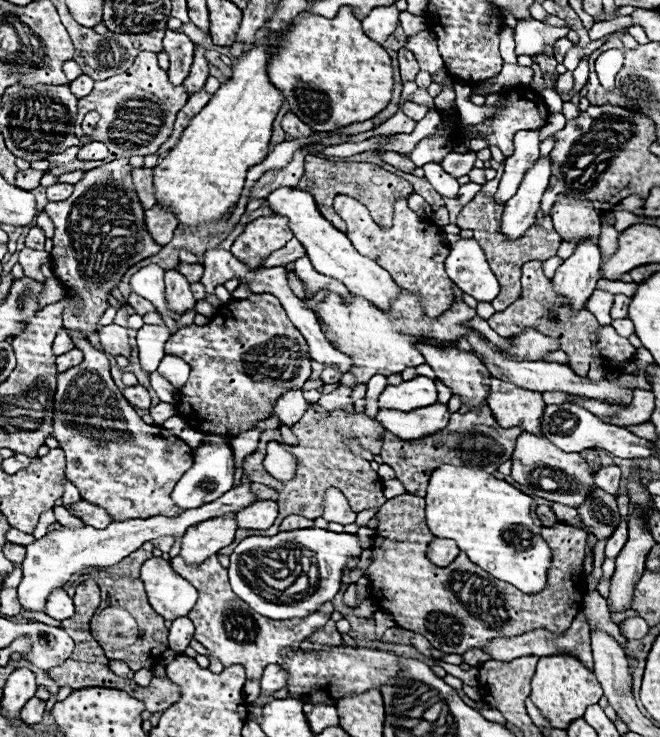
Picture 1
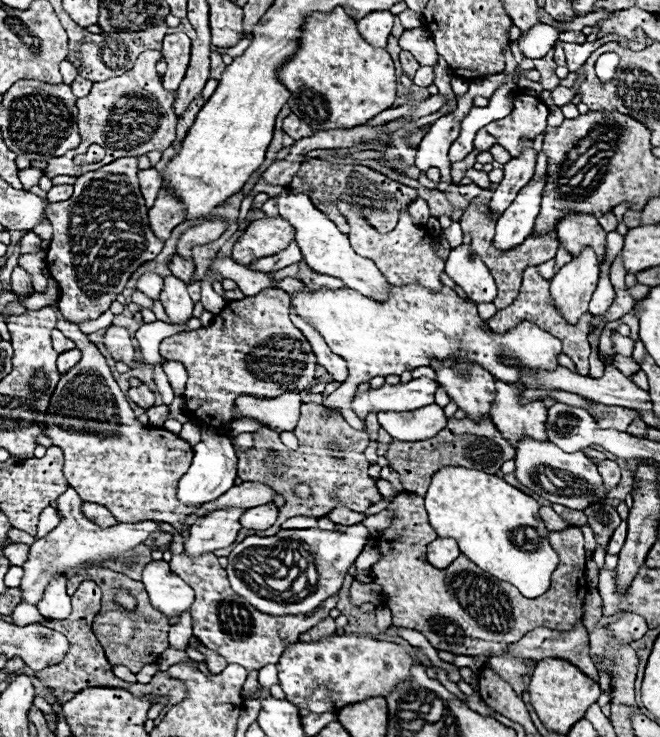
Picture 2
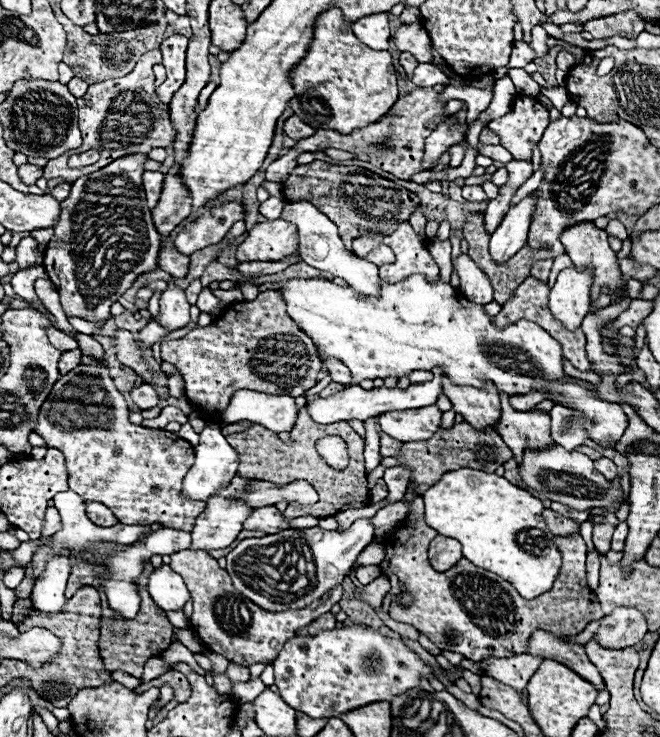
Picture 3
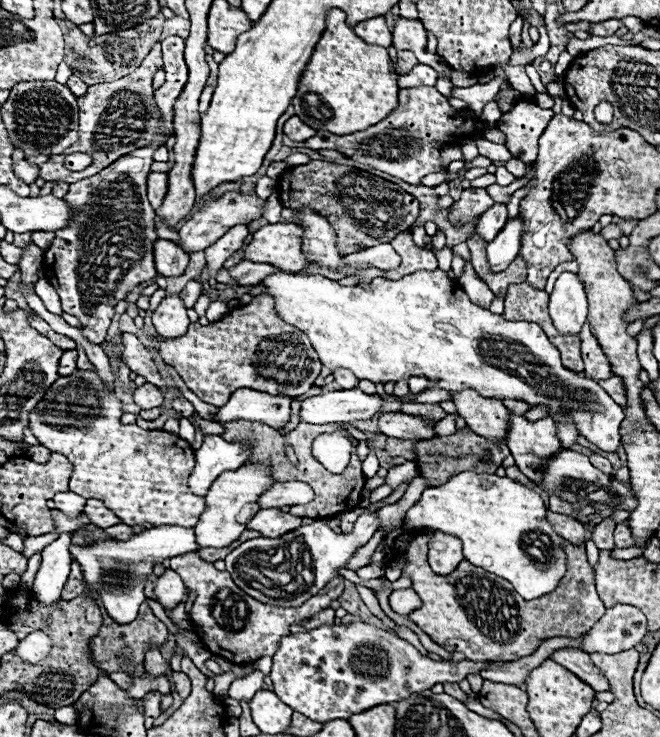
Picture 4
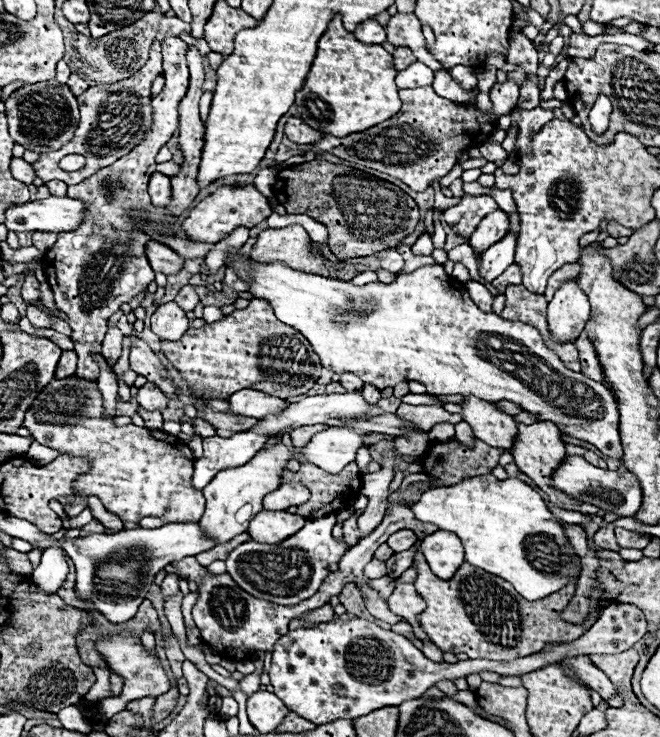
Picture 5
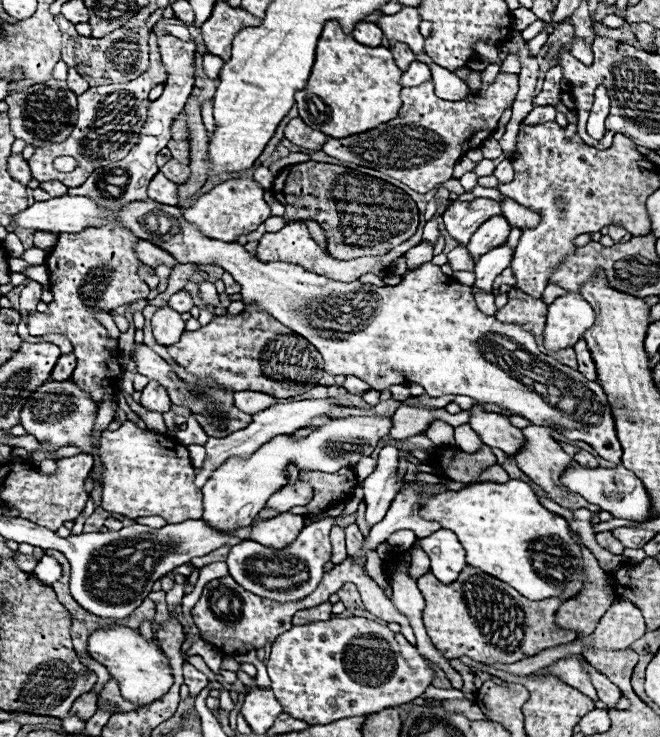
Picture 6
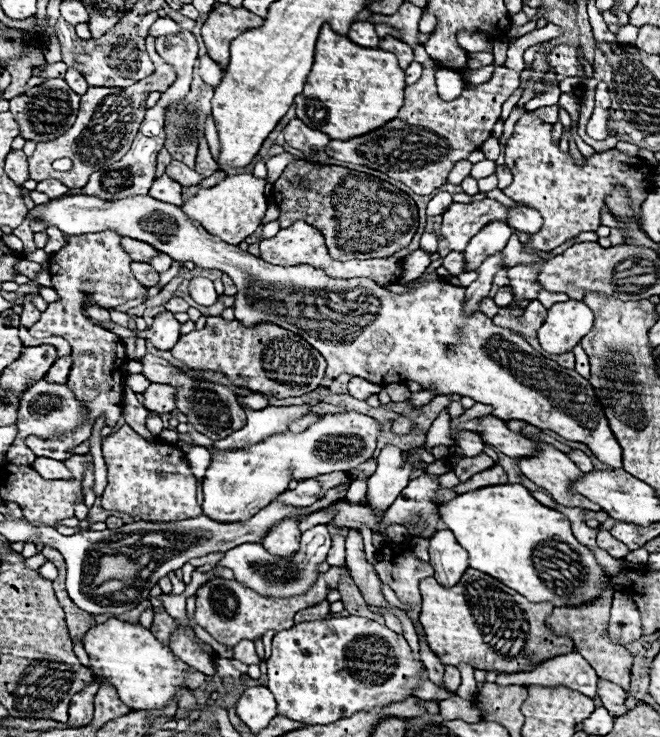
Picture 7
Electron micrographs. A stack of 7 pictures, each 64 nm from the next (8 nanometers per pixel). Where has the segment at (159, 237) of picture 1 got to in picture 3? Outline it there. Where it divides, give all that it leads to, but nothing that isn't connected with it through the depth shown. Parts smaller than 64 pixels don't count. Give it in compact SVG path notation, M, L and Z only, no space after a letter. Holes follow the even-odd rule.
M178 166L164 178L164 186L160 192L160 200L152 210L152 220L162 238L168 238L170 232L190 216L190 194L182 180L178 180Z

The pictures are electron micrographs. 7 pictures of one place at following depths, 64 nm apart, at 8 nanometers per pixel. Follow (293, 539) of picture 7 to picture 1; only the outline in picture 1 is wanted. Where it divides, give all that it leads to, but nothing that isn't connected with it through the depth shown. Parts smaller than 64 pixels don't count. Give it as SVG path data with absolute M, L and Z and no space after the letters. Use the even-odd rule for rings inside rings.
M258 500L236 512L236 524L246 530L266 530L274 524L276 516L278 508L274 500Z

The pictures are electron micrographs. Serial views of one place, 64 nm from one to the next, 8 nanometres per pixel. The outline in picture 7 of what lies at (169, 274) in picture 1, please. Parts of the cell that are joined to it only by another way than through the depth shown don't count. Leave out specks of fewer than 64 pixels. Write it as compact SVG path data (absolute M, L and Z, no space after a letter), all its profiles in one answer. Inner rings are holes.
M160 312L152 326L150 326L150 334L148 338L152 340L152 344L160 350L170 350L176 342L178 342L178 336L180 336L180 322L174 318L172 312Z

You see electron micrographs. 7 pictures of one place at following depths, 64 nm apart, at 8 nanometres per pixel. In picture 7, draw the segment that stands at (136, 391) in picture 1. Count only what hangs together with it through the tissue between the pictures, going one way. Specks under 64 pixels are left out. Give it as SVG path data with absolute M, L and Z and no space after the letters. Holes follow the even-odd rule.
M150 384L144 390L144 408L148 408L150 412L158 412L158 414L168 414L176 408L174 404L174 390L168 388L166 384Z

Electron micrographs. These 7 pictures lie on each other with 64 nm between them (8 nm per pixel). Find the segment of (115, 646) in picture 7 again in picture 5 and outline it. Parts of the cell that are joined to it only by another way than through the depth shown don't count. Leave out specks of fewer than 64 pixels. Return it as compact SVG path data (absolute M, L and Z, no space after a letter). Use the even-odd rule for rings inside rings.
M112 636L112 638L100 640L96 644L96 648L102 652L106 662L110 664L110 670L118 672L124 678L124 688L120 694L122 700L130 702L130 700L140 700L146 696L160 696L170 690L170 680L168 680L164 668L160 666L158 656L150 656L138 640L128 638L128 636Z

